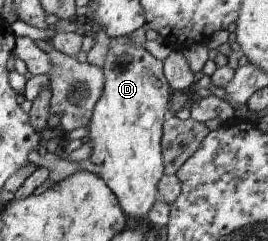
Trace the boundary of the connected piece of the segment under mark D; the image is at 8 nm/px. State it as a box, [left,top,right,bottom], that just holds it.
[79,36,171,223]

